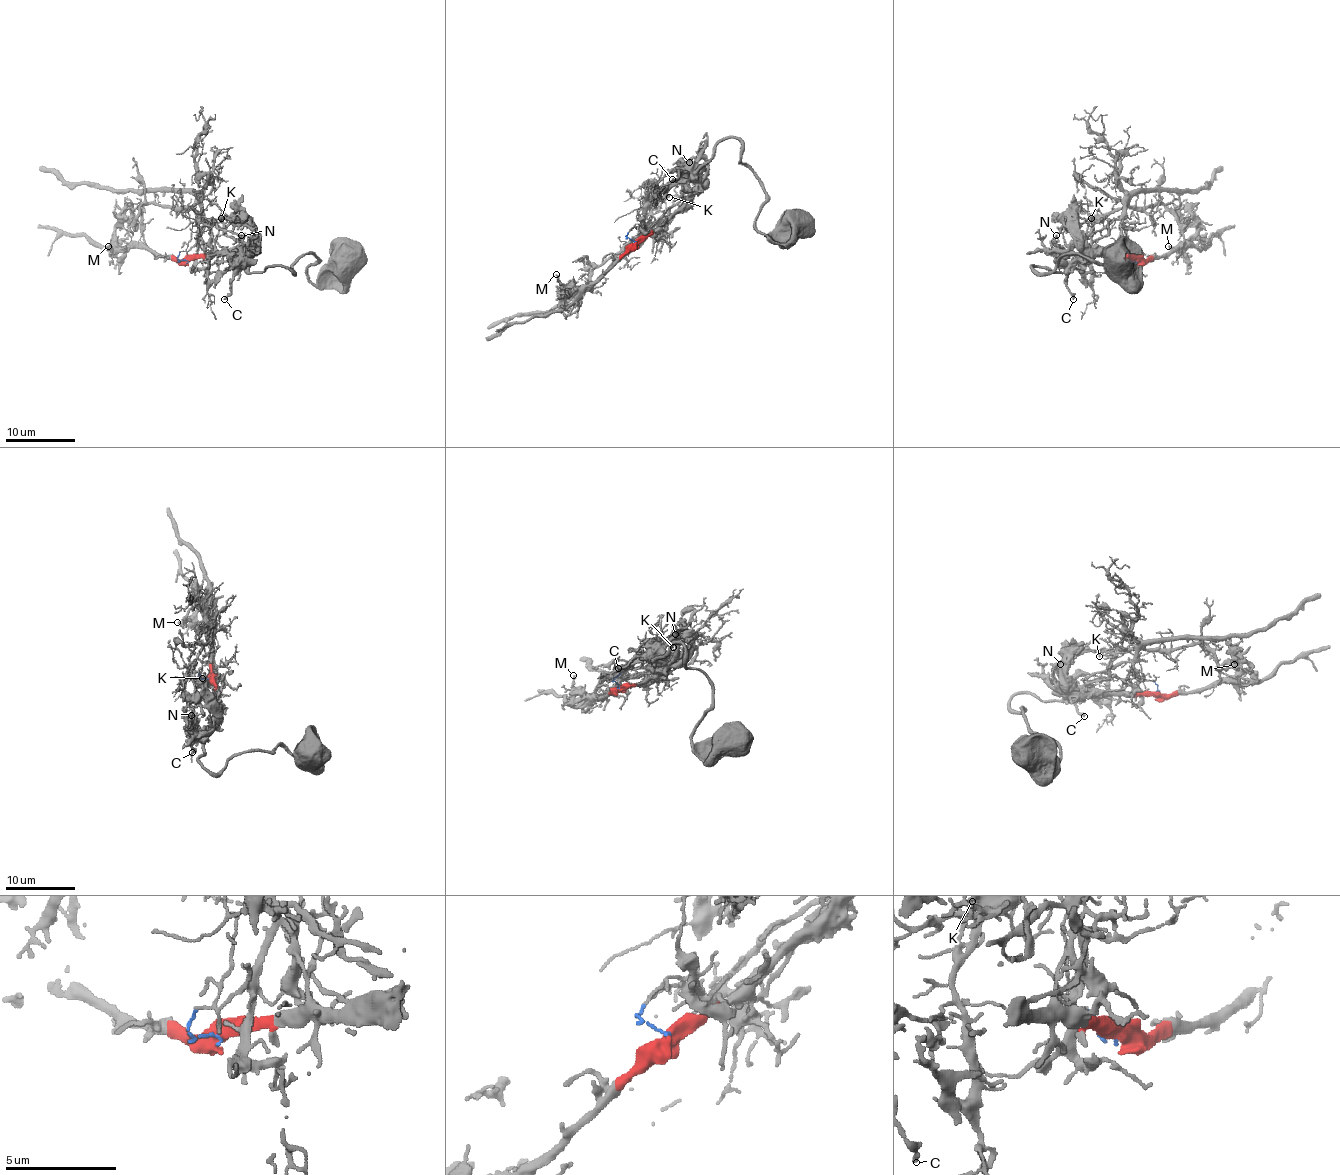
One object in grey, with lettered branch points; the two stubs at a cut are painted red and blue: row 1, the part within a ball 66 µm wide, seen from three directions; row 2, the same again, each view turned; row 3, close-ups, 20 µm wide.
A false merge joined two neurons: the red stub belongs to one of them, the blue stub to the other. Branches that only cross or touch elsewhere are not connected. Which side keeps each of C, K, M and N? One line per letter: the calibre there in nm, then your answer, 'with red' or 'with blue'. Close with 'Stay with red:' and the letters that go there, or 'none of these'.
C: 260 nm thick; with red
K: 140 nm thick; with blue
M: 200 nm thick; with red
N: 100 nm thick; with red
Stay with red: C, M, N

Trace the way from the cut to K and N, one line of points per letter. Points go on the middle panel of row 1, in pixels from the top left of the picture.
K: (635, 242), (625, 235), (635, 223), (651, 230), (642, 230), (642, 216), (663, 192), (669, 197)
N: (635, 242), (644, 241), (663, 225), (684, 202), (695, 185), (695, 171), (686, 164), (690, 162)

